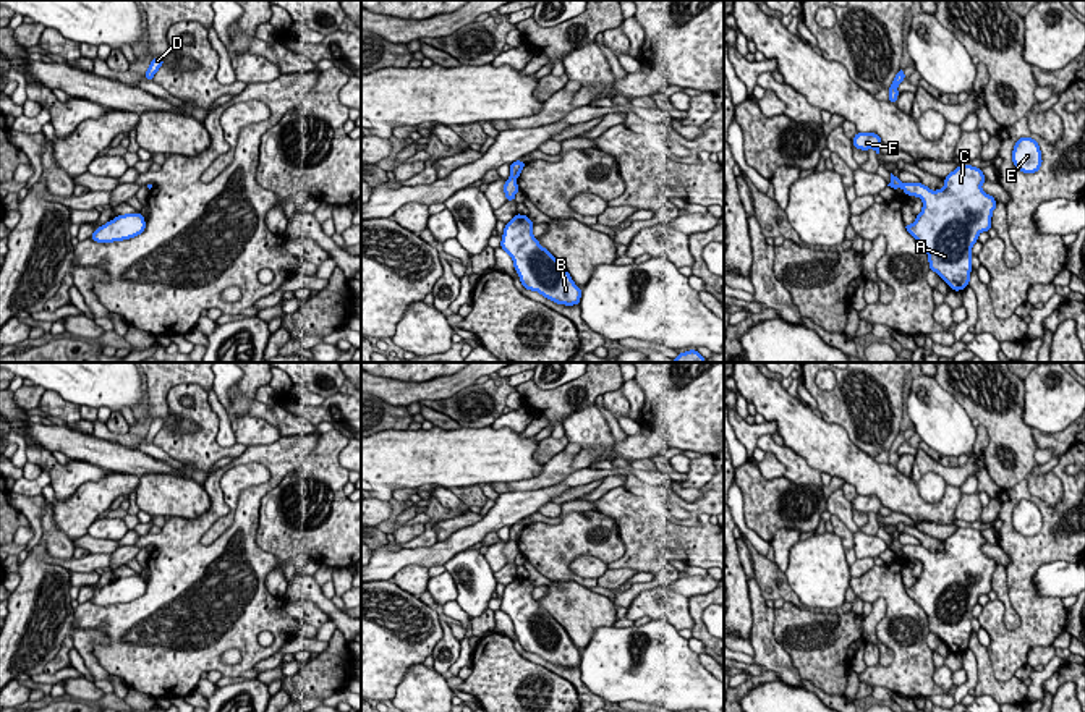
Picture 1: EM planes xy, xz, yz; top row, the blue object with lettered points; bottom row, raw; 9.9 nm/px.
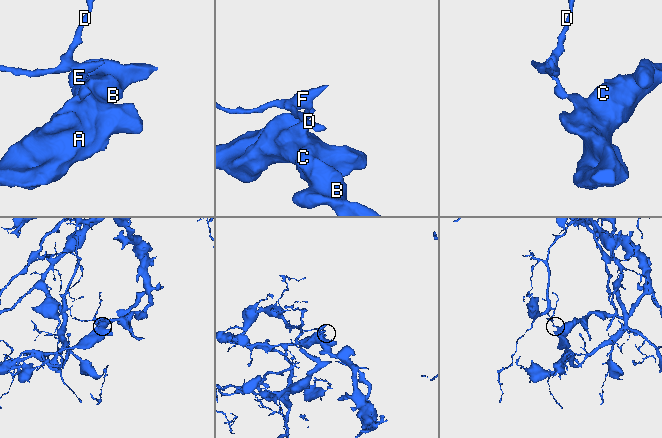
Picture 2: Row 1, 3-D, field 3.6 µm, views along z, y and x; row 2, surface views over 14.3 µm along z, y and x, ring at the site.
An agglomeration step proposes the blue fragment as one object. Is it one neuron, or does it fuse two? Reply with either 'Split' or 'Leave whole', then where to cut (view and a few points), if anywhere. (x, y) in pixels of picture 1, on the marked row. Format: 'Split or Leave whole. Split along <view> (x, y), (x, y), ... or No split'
Split. Split along xz (510, 177), (515, 180)

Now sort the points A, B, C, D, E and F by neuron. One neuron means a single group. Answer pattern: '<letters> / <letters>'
A B C E / D F

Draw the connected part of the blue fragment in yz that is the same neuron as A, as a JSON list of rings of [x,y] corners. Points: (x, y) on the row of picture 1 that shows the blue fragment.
[[[959,165],[944,178],[944,188],[931,191],[923,183],[902,183],[907,196],[920,197],[921,212],[912,225],[904,225],[926,251],[930,270],[954,291],[970,283],[972,248],[978,235],[991,230],[998,202],[981,189],[981,168]]]

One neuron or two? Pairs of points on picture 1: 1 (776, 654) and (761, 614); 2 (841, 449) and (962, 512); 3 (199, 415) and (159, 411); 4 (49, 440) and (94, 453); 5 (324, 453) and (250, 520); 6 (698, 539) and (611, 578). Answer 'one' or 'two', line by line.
1: one
2: two
3: two
4: one
5: two
6: two

